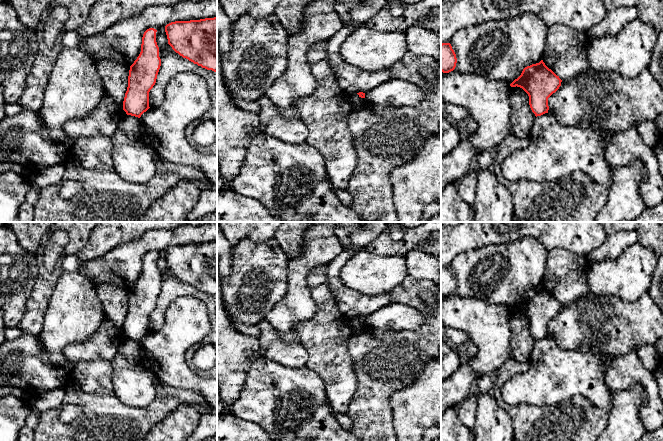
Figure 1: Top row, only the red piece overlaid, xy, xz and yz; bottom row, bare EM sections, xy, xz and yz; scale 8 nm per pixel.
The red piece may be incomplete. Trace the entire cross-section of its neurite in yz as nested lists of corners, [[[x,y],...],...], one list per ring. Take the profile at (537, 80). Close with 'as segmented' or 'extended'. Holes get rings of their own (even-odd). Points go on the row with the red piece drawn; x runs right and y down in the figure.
[[[543,60],[523,69],[510,86],[522,88],[529,96],[529,105],[535,116],[548,113],[548,98],[561,86],[562,80]]] | as segmented

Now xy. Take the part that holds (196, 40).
[[[217,17],[175,21],[165,26],[168,44],[183,58],[217,73]]] | as segmented

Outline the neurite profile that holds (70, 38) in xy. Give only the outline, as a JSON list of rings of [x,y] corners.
[[[77,29],[64,30],[60,36],[62,47],[77,48],[79,49],[82,41],[82,36],[79,34]]]

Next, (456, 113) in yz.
[[[445,103],[444,111],[454,123],[463,120],[469,115],[469,112],[465,107],[452,103]]]

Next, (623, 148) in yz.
[[[595,126],[591,130],[598,132],[606,140],[605,158],[612,168],[640,162],[646,178],[640,185],[640,194],[645,208],[651,208],[663,202],[663,178],[659,162],[651,147],[641,139],[637,128],[626,131],[604,131]]]

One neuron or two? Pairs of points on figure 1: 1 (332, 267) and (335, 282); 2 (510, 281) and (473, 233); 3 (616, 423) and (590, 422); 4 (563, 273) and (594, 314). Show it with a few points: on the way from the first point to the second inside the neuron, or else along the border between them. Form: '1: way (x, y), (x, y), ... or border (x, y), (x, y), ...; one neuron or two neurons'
1: way (334, 271), (334, 278); one neuron
2: border (506, 242), (483, 245), (461, 253); two neurons
3: border (608, 412), (606, 426), (602, 430); two neurons
4: border (588, 290), (576, 299), (563, 304); two neurons

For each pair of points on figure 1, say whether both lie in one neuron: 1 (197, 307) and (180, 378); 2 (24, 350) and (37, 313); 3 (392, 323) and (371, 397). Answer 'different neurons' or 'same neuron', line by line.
1: same neuron
2: different neurons
3: different neurons

